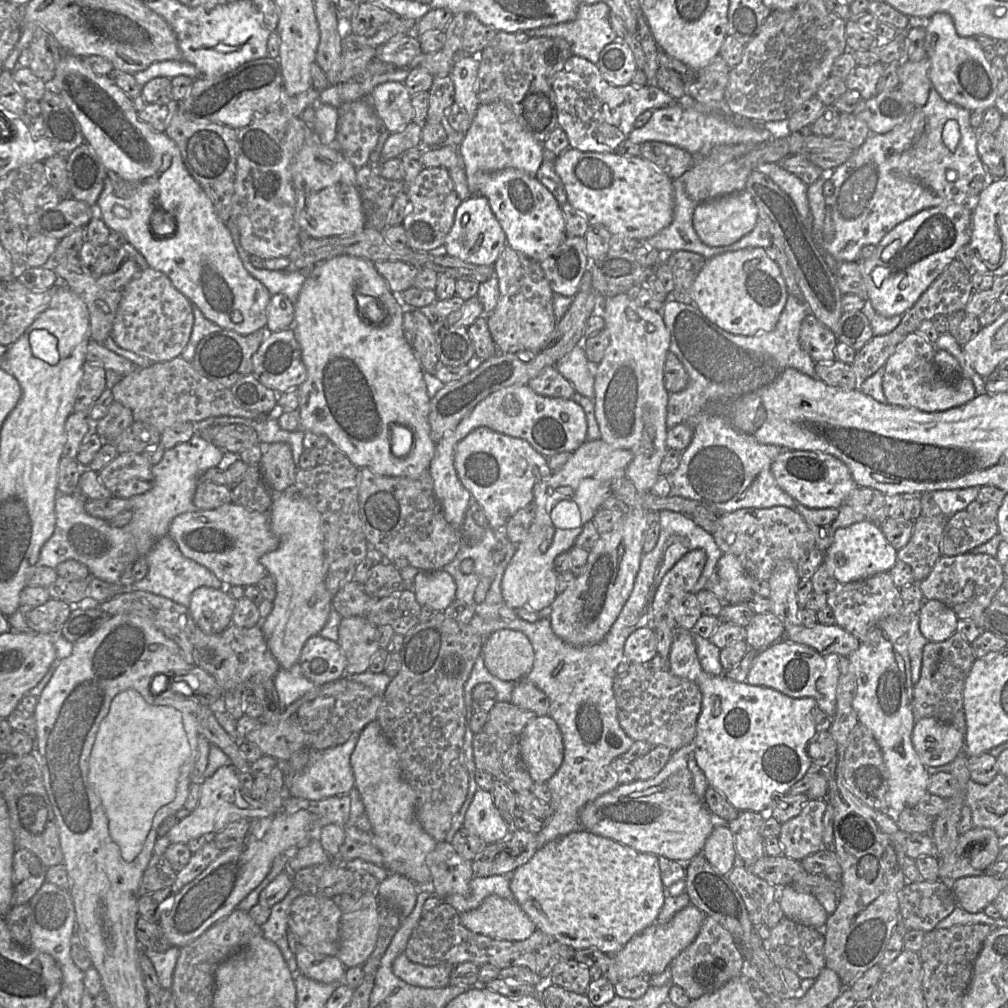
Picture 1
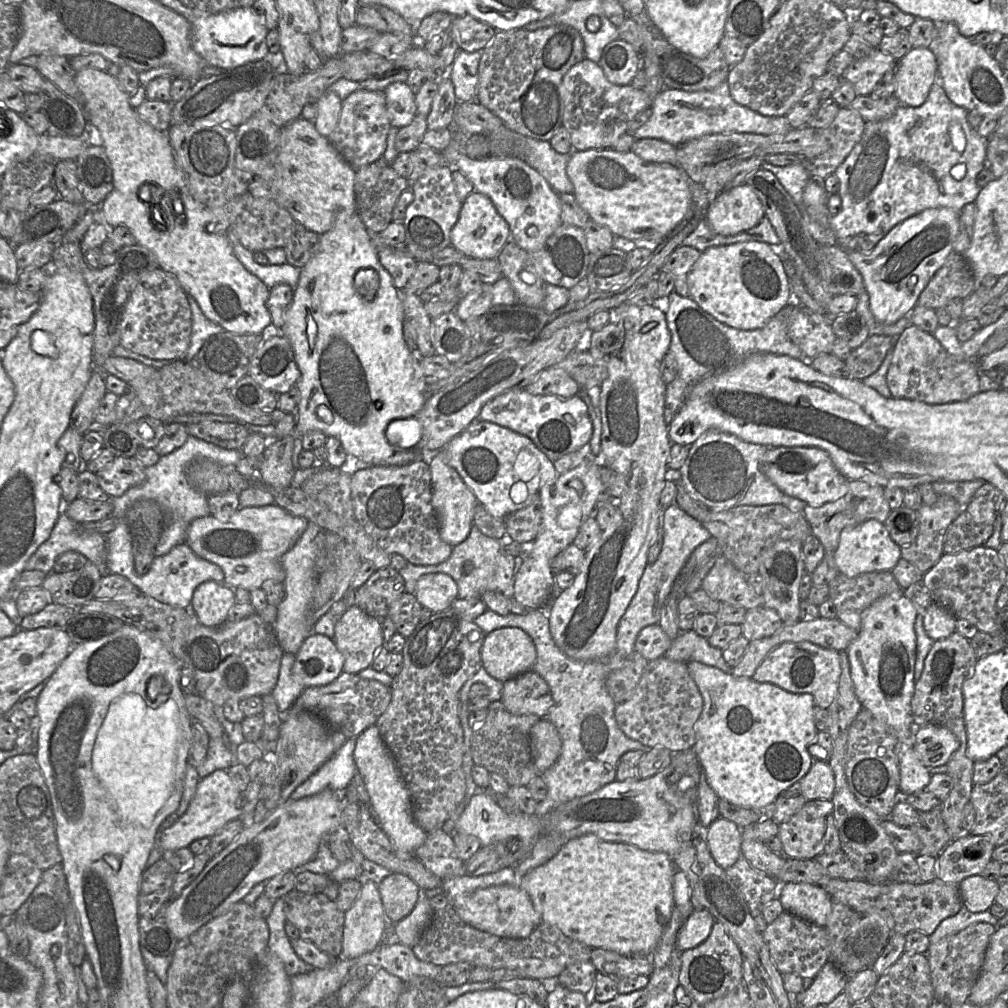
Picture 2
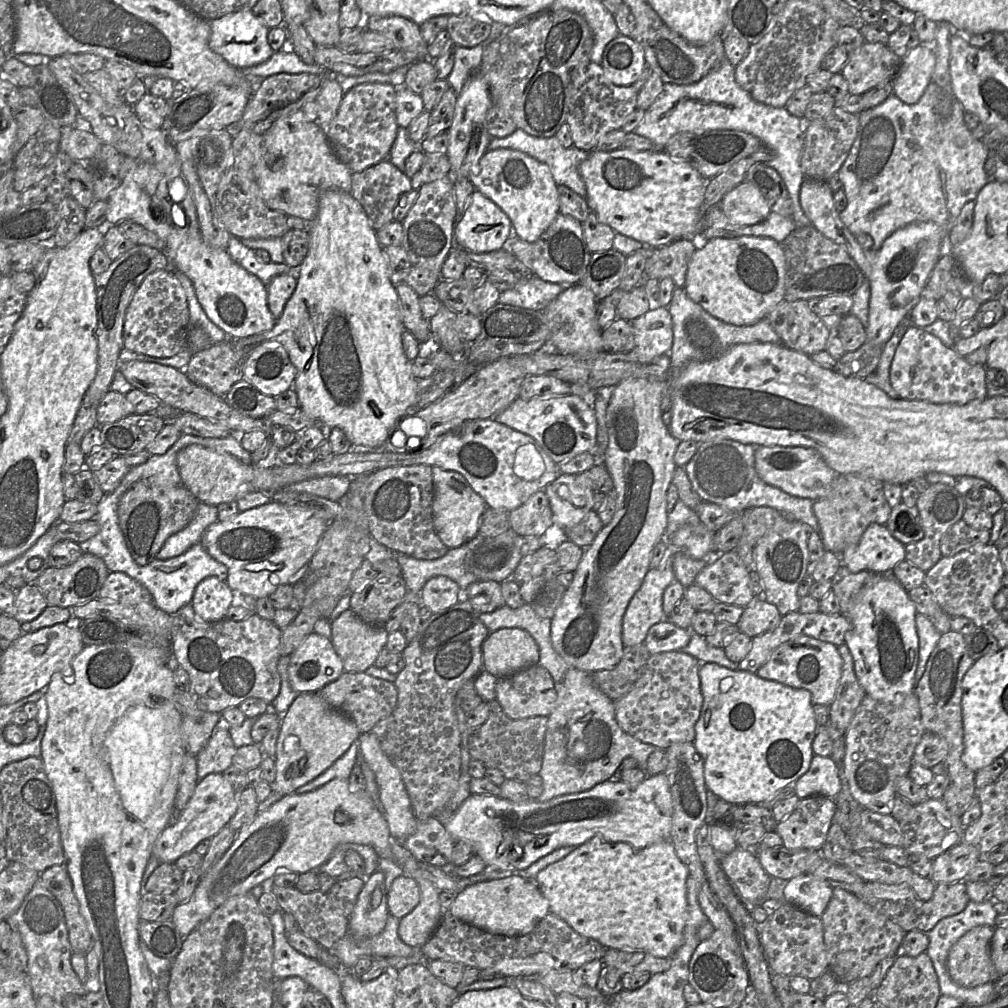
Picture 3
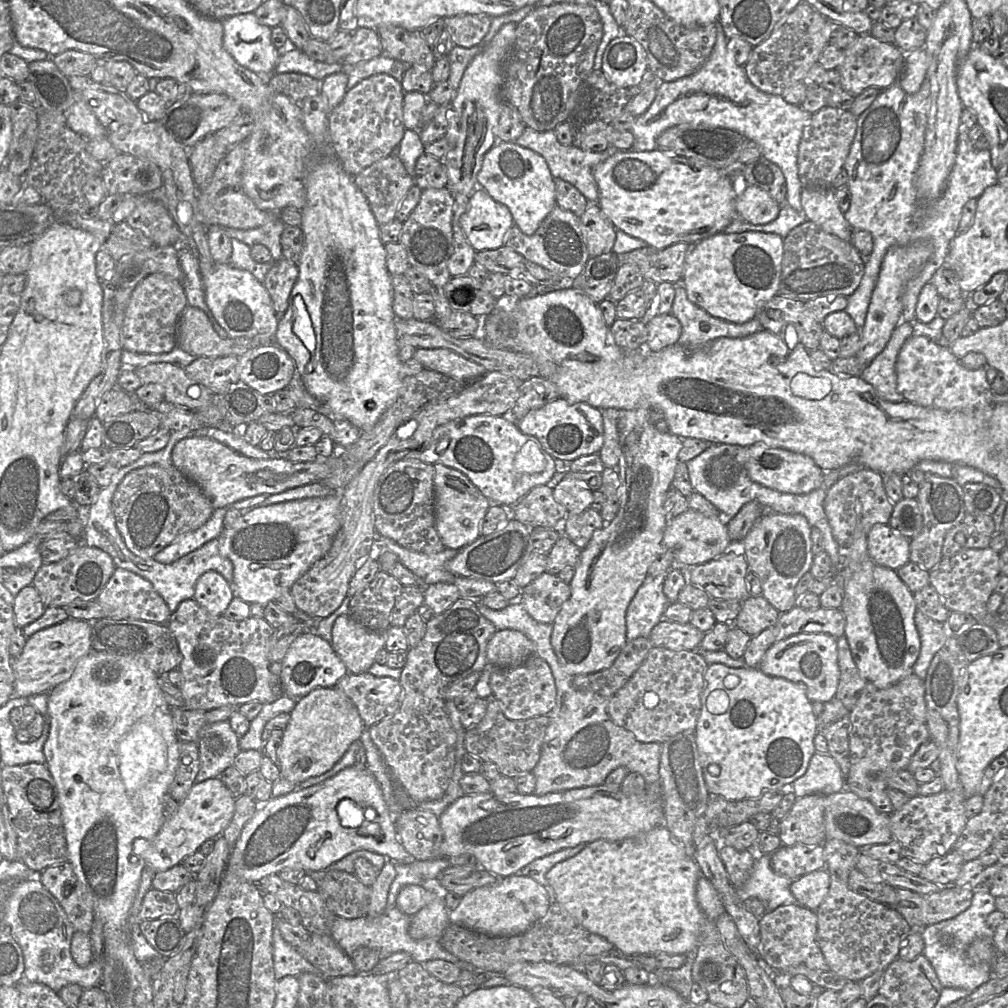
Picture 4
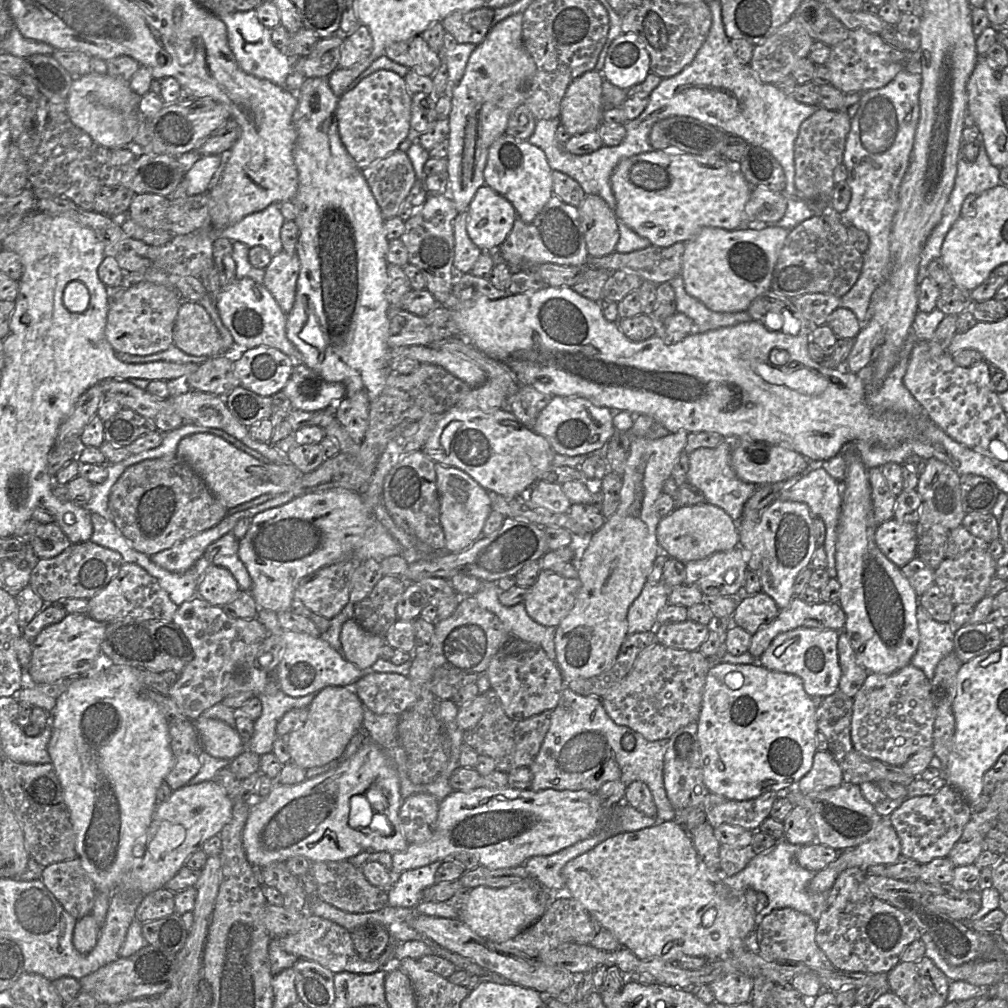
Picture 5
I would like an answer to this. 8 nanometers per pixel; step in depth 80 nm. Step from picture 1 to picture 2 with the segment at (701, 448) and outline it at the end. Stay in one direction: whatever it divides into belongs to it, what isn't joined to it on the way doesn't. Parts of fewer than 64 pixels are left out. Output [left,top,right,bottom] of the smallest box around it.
[664,290,807,514]

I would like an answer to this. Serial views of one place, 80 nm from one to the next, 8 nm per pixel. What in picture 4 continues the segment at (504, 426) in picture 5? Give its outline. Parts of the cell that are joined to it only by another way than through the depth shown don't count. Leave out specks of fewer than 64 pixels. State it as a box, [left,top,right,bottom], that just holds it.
[404,415,557,507]

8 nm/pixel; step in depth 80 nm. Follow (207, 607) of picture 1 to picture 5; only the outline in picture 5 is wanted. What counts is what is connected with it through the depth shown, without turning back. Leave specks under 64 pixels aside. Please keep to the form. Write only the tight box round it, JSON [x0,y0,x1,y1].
[197,566,239,607]

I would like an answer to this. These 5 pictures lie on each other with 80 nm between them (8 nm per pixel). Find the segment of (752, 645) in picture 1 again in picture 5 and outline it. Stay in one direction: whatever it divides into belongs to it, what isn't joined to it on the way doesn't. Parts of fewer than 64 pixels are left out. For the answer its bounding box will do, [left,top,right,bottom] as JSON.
[731,591,779,635]

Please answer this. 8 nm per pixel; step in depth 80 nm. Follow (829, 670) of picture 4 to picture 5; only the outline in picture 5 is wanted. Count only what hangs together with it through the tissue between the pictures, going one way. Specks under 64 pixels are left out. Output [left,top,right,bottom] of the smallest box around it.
[758,628,841,698]

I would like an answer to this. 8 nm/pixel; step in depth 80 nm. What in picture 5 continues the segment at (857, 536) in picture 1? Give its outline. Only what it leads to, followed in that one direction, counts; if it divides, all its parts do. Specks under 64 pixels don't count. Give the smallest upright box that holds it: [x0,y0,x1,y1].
[875,519,917,568]

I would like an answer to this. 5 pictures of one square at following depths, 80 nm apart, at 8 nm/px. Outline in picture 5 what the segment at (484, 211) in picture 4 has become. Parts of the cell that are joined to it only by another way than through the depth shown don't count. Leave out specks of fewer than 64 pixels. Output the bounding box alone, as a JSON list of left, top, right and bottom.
[467,184,518,252]

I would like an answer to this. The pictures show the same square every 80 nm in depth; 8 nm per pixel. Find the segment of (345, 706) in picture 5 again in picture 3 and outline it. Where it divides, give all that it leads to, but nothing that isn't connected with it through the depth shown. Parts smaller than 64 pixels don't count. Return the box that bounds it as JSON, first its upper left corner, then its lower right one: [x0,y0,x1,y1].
[271,692,360,796]

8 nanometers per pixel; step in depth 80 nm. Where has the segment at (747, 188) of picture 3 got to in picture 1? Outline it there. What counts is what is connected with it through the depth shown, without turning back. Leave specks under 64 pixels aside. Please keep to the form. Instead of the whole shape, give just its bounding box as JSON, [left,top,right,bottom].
[693,191,758,247]

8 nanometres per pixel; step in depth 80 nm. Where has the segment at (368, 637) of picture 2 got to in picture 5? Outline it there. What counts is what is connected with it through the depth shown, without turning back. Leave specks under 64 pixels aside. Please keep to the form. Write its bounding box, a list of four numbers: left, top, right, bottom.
[340,619,385,671]

